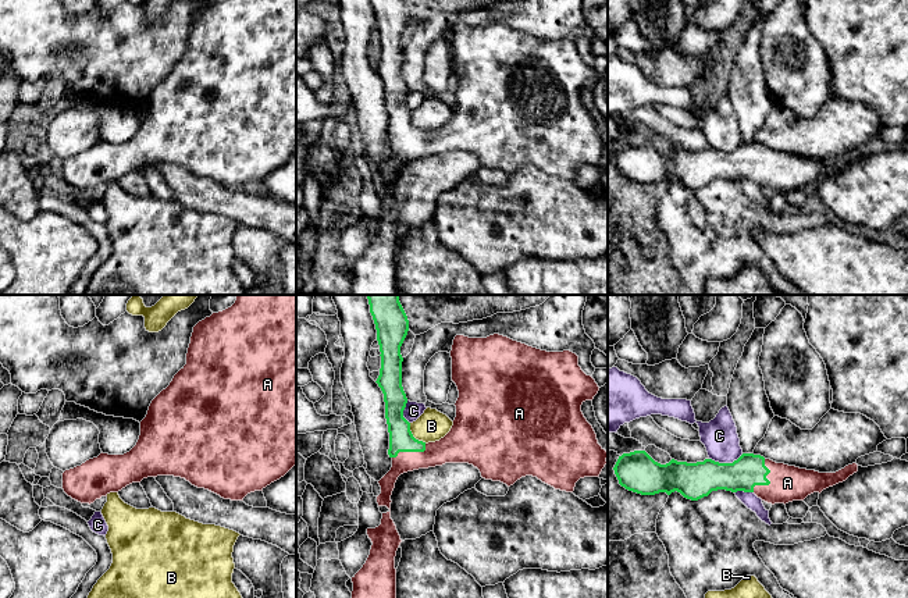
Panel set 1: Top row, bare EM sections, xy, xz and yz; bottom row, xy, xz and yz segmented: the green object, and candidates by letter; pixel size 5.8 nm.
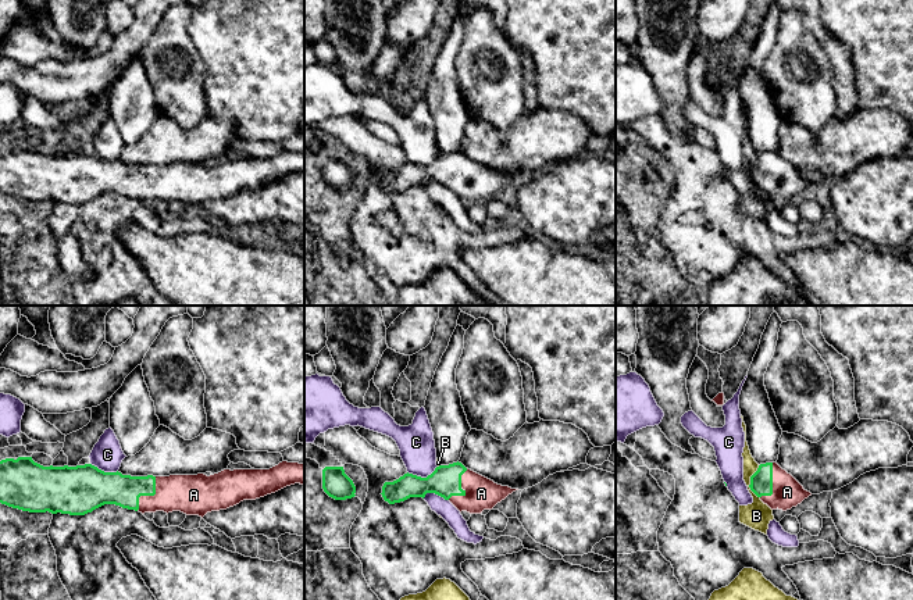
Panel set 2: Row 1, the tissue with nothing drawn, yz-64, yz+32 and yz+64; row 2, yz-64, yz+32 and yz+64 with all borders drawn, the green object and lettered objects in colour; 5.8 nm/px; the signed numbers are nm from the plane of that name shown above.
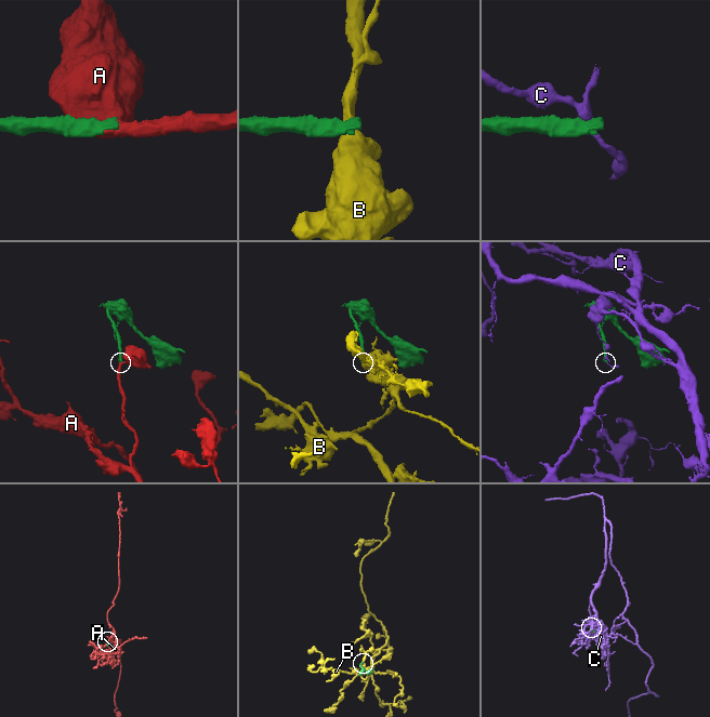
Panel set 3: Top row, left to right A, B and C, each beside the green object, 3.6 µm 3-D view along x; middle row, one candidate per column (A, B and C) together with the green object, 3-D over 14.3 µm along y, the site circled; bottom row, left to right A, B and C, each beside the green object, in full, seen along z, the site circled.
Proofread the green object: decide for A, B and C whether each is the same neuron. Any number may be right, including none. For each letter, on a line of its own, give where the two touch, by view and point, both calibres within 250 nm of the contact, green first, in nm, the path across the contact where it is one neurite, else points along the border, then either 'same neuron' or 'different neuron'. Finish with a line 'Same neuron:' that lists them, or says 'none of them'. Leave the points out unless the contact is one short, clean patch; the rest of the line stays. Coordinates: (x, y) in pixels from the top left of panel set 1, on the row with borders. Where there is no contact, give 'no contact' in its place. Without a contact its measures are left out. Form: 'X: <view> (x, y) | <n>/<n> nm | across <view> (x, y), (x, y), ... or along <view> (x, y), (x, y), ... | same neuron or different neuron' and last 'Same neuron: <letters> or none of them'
A: yz (769, 481) | 190/200 nm | across yz (748, 470), (769, 481), (787, 483) | same neuron
B: xz (412, 435) | 140/180 nm | along xz (409, 423), (410, 433), (426, 442) | different neuron
C: yz (726, 463) | 200/200 nm | along yz (743, 454), (732, 462), (709, 459) | different neuron
Same neuron: A

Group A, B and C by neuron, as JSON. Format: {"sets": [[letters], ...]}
{"sets": [["A"], ["B"], ["C"]]}

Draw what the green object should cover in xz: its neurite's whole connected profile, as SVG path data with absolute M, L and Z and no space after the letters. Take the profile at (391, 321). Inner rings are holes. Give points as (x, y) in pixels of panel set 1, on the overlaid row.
M399 295L366 296L381 352L375 382L384 394L392 467L378 481L381 494L377 496L378 506L389 510L382 513L378 527L367 528L373 545L366 563L352 577L352 598L396 598L395 556L402 540L391 519L391 495L400 474L445 463L469 463L480 470L483 478L508 487L521 477L533 476L555 490L573 492L580 478L599 477L608 464L608 452L598 444L592 426L581 412L581 405L592 401L599 387L581 370L578 356L570 350L541 350L499 334L487 338L455 337L451 350L452 381L459 398L453 426L439 441L425 444L416 439L410 423L403 417L407 398L402 387L400 346L409 331L407 316Z

